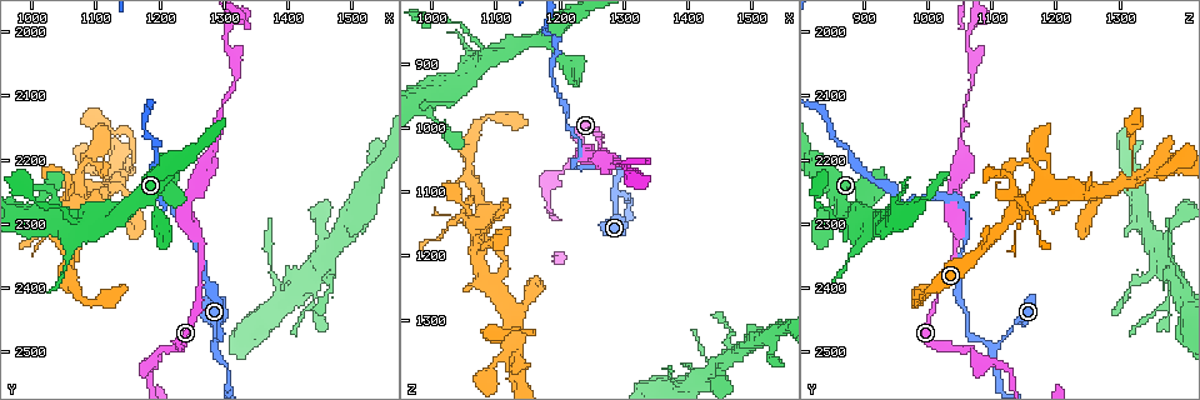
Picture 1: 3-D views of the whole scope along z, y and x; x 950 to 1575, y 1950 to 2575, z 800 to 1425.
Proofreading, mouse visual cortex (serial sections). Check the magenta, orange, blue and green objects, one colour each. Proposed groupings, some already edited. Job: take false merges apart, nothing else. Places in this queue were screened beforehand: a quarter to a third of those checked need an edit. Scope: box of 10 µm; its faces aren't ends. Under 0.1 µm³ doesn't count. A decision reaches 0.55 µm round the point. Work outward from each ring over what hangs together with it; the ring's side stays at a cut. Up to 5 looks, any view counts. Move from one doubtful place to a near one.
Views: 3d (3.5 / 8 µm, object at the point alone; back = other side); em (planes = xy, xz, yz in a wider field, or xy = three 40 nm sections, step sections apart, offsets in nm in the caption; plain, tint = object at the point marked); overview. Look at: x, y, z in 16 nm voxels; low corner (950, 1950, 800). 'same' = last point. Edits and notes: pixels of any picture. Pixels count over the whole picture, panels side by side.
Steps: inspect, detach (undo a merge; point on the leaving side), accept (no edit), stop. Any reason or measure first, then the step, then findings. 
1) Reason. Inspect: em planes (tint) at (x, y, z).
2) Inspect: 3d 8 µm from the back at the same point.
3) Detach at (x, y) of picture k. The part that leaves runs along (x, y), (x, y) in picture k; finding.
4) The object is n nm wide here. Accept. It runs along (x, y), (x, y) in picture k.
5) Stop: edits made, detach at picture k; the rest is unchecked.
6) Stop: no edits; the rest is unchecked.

Inspect: 3d 3.5 µm at (1095, 2290, 890).

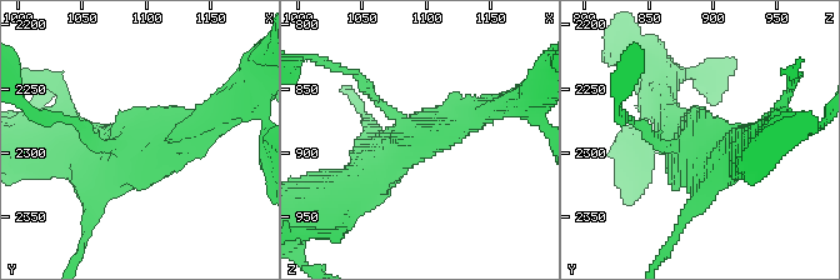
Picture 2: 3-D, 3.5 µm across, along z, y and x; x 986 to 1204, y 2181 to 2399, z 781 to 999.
Inspect: em planes (tint) at (1094, 2292, 888).

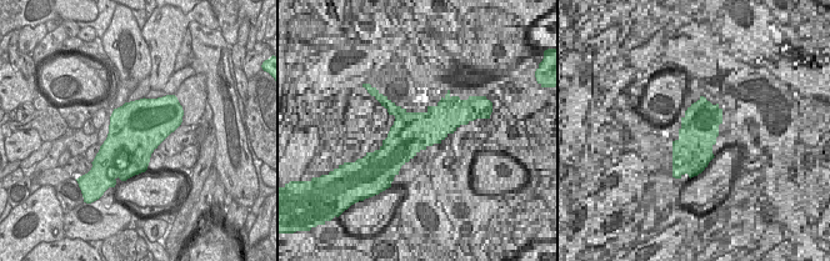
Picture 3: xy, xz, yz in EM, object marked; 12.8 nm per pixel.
Another direction. Inspect: em xy step 5 (tint) at the same point.

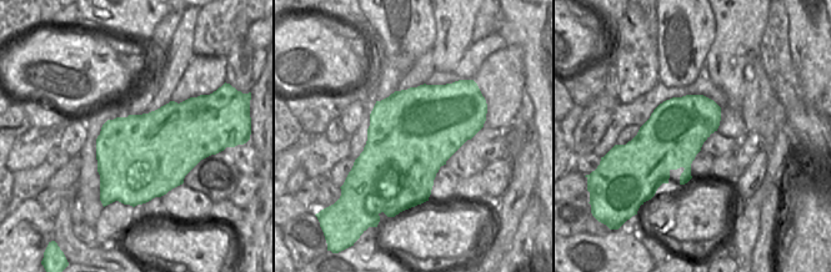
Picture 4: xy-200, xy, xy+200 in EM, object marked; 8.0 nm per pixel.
Accept. It runs along (489, 113), (416, 138), (348, 186) in picture 2; one cell here.

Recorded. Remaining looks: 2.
Branch point. Inspect: 3d 3.5 µm at (1290, 2490, 1110).

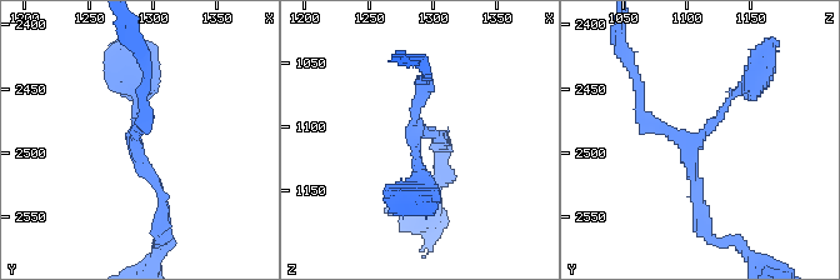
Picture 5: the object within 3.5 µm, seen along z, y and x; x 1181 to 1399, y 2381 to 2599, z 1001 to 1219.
The arms are 150, 150, 150 nm wide. Accept. It runs along (749, 84), (691, 145), (646, 123), (640, 95) in picture 5; continuous, no second cell.

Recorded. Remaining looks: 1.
Stop: no edits; the rest is unchecked.

